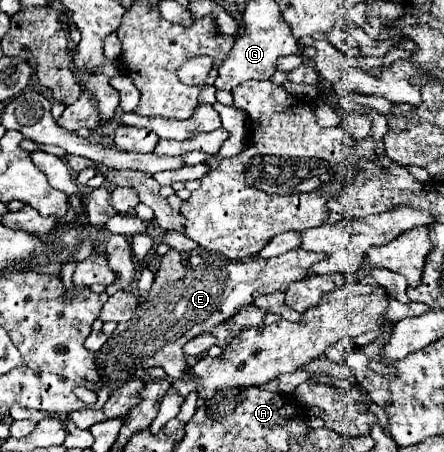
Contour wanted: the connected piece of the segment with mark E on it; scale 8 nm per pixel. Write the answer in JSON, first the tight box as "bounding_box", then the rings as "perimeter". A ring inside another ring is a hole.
{"bounding_box":[94,249,324,389],"perimeter":[[[292,249],[272,259],[250,257],[244,261],[230,261],[224,255],[208,251],[168,251],[160,259],[152,289],[146,301],[138,305],[132,321],[118,323],[102,349],[94,353],[100,379],[106,387],[116,389],[124,385],[124,381],[140,377],[142,371],[150,367],[164,367],[168,377],[180,379],[188,367],[186,353],[182,351],[184,343],[198,335],[210,333],[216,325],[224,323],[228,317],[234,317],[256,297],[286,291],[292,281],[304,277],[310,265],[322,259],[324,255],[306,253],[302,249]]]}

